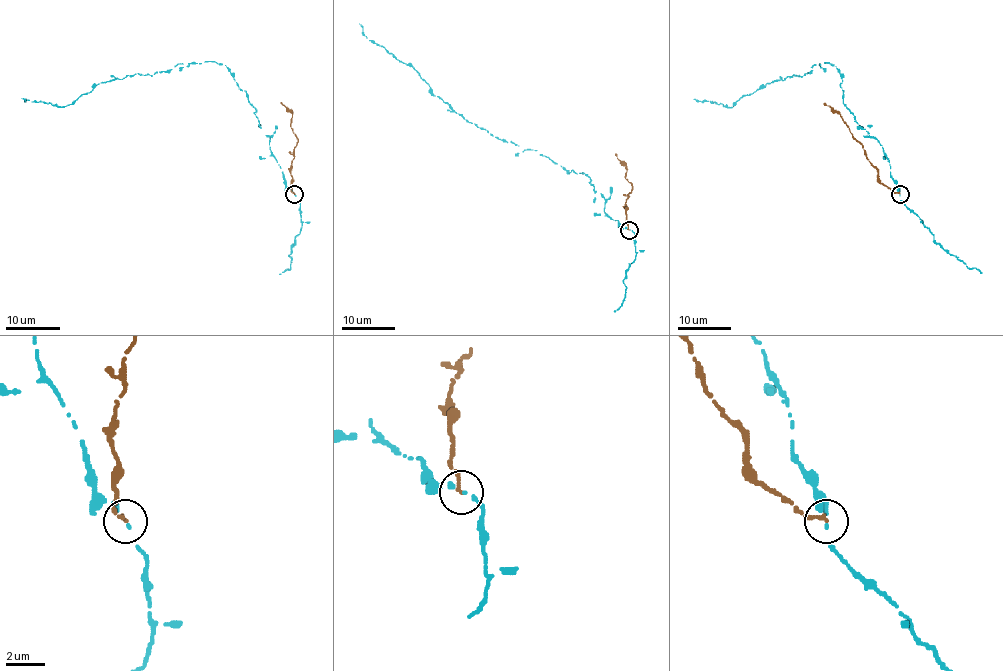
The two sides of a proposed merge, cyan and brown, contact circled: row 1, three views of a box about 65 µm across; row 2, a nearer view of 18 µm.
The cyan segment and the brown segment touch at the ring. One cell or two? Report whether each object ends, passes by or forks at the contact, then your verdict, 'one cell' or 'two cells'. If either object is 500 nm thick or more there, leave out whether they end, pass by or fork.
cyan passes by; brown ends; two cells

